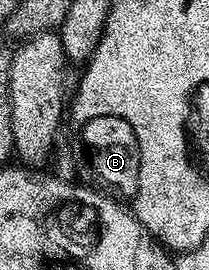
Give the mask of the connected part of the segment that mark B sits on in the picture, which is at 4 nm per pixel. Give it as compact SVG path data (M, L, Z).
M97 116L82 123L81 130L83 130L83 155L79 158L79 170L83 173L82 181L88 187L116 200L127 200L138 194L141 150L131 125L117 116Z

